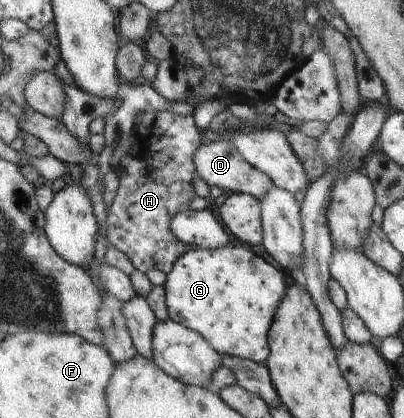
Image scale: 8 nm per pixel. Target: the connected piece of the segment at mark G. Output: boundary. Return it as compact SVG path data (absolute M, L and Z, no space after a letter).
M231 244L224 246L223 248L216 248L215 250L193 247L177 258L171 272L167 275L164 286L164 289L166 290L167 312L169 319L173 322L178 322L181 326L185 326L185 328L190 328L197 332L197 334L201 334L201 336L207 340L209 346L212 346L213 350L216 350L220 355L229 355L265 364L267 357L270 354L270 346L267 336L269 326L271 326L271 322L273 322L273 318L275 318L275 312L277 312L279 302L281 302L283 296L285 296L285 290L287 290L289 281L290 278L286 272L282 269L278 270L275 266L269 264L269 262L266 262L262 257L249 250L249 248L243 248L243 246L232 246Z

